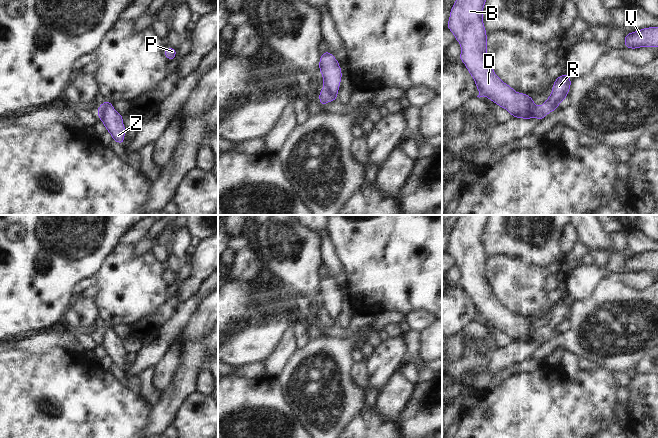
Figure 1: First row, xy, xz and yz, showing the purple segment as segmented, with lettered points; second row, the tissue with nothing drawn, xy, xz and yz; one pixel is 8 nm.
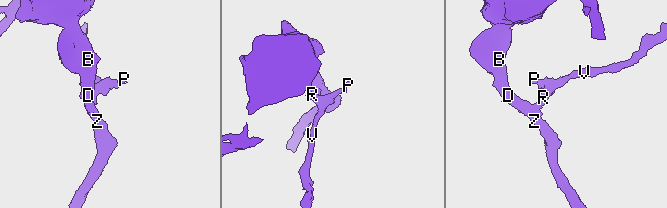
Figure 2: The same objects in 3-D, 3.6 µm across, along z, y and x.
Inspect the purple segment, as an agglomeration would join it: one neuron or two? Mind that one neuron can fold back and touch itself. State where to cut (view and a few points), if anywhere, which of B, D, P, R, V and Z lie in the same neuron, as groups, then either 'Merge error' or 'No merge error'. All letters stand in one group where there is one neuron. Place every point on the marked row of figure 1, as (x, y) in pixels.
Split along xz (323, 89), (336, 98). Groups: B D Z / P R V. Merge error

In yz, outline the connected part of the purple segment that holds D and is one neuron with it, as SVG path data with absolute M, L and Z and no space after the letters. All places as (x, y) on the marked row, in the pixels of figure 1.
M456 0L450 9L450 16L447 24L449 29L455 36L456 41L461 46L461 54L459 56L468 72L473 77L480 93L477 97L487 97L499 107L506 109L514 118L532 119L538 118L539 121L547 115L541 108L536 106L534 99L528 94L518 93L511 86L504 83L494 72L490 60L487 57L487 32L483 23L483 8L487 0Z

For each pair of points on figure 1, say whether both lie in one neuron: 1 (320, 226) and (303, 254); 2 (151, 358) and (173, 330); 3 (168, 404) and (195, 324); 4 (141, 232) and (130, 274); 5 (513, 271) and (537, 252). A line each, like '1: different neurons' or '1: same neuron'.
1: different neurons
2: same neuron
3: same neuron
4: different neurons
5: different neurons

